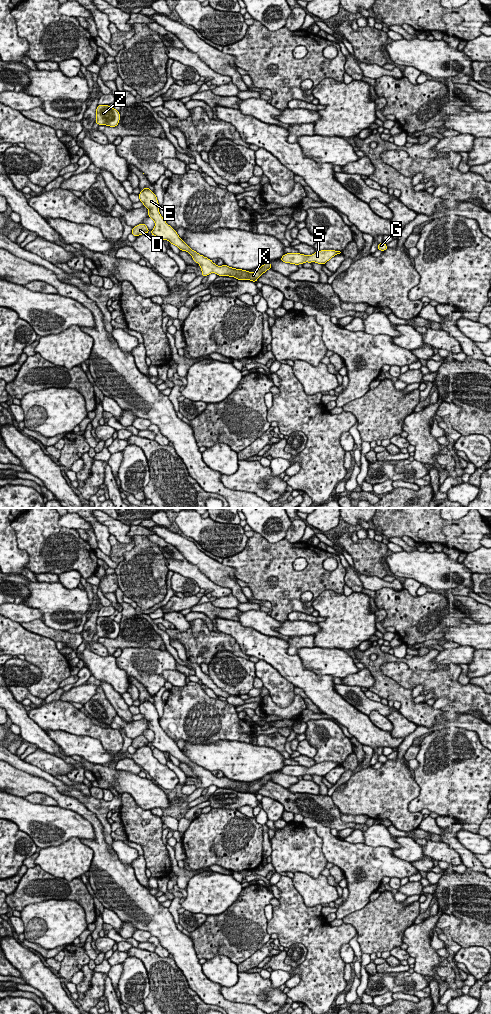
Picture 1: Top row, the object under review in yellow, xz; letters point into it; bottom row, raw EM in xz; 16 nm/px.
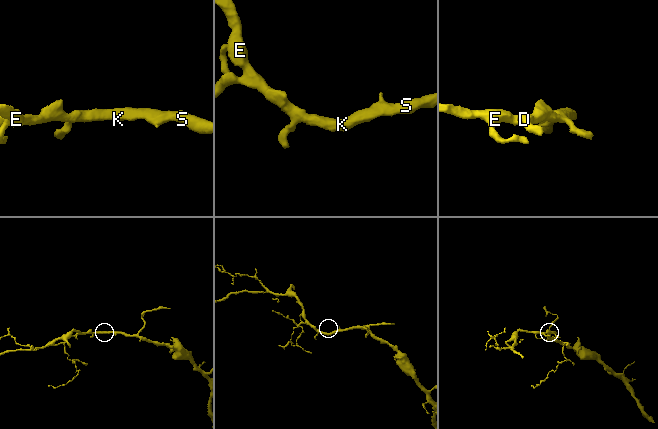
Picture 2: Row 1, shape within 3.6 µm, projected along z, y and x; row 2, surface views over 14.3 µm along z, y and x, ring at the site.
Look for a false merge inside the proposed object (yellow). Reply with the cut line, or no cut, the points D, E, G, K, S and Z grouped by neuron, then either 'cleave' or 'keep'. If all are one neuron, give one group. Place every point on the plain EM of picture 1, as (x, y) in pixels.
cut none; groups D E G K S Z; keep

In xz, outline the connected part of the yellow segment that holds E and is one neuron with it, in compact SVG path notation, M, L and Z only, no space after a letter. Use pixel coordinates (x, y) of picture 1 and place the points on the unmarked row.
M145 699L139 705L140 714L144 716L143 719L148 721L149 730L153 731L155 738L150 744L153 748L157 748L160 751L168 752L171 756L177 758L180 762L188 764L193 773L200 777L202 788L208 788L211 785L215 785L218 788L234 789L238 792L250 792L257 794L257 791L265 785L268 781L272 781L270 774L262 777L258 782L254 784L248 784L247 782L236 781L227 777L218 778L212 774L211 771L200 767L196 763L192 762L177 746L170 737L166 735L159 724L159 715L156 707L148 700Z

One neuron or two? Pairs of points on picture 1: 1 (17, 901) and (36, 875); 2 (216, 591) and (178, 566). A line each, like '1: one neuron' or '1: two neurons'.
1: one neuron
2: one neuron

